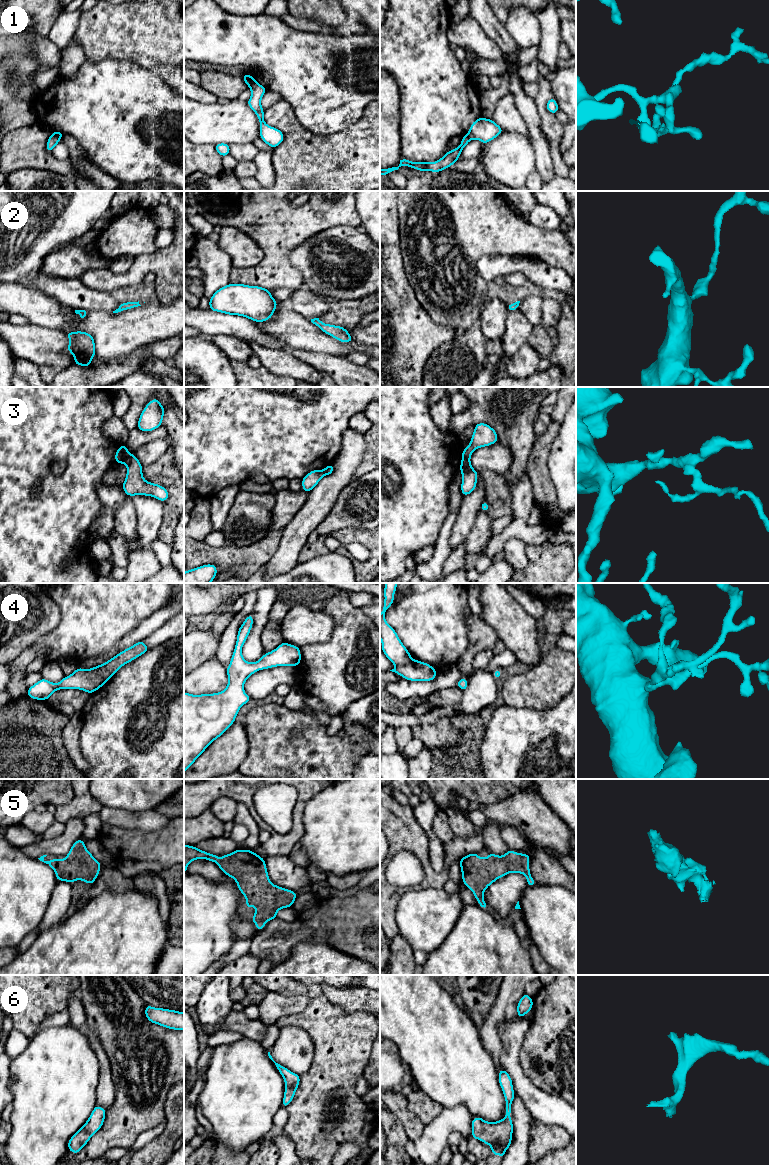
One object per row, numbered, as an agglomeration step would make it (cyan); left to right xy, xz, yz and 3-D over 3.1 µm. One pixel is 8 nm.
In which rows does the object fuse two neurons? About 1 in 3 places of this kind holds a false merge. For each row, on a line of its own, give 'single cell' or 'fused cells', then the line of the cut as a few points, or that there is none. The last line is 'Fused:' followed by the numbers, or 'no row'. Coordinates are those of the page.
1: fused cells | xz (256, 82), (249, 86)
2: single cell | no cut
3: fused cells | xy (130, 453), (123, 462)
4: single cell | no cut
5: single cell | no cut
6: single cell | no cut
Fused: 1, 3

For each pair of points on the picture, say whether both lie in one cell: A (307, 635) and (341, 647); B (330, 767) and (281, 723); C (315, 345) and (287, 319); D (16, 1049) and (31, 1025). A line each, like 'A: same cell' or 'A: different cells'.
A: different cells
B: same cell
C: same cell
D: different cells

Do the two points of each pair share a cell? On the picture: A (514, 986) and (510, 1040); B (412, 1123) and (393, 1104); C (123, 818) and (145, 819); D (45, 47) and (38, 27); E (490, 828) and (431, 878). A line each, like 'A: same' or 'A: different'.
A: different
B: same
C: same
D: different
E: different

